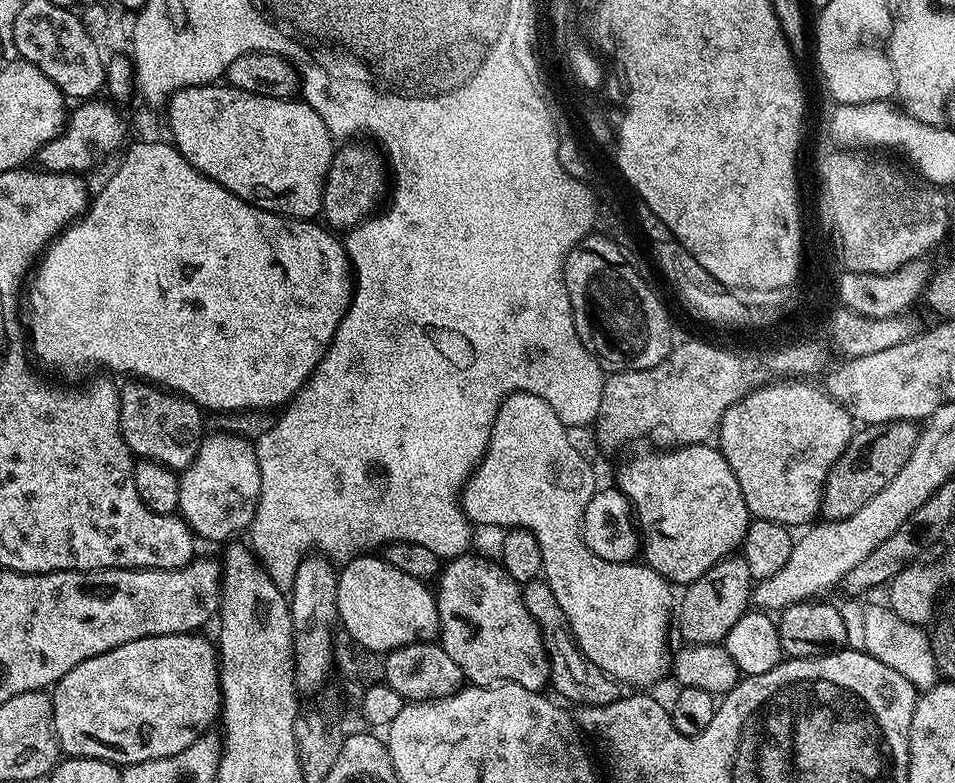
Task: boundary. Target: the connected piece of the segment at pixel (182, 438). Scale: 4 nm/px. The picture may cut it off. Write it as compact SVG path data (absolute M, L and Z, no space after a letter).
M135 378L129 379L127 383L128 385L120 388L120 436L131 450L133 457L140 460L152 460L155 464L162 465L163 468L173 470L188 468L190 462L194 462L200 441L206 435L205 413L191 400L179 394L173 394L157 385Z

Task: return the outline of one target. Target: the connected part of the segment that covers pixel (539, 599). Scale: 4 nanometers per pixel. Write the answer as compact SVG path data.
M542 578L531 580L528 584L523 585L522 591L526 610L530 610L530 618L534 618L534 622L538 622L538 630L542 634L542 642L550 662L548 678L551 691L561 701L569 700L572 706L586 708L606 706L610 702L621 699L621 685L611 676L606 675L597 664L590 662L590 658L586 658L582 654L582 650L577 646L576 639L572 637L572 630L566 622L566 614L562 614L562 606L558 606L558 598L554 598L554 590L550 590L547 582Z

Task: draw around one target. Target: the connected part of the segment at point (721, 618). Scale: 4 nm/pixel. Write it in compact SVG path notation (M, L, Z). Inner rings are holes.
M743 555L725 556L714 566L710 566L710 570L706 570L706 574L702 574L693 584L687 585L683 589L684 597L681 600L679 597L678 608L680 604L680 616L678 612L678 624L680 620L681 641L689 644L721 643L726 638L726 634L730 634L730 629L734 627L734 622L738 622L738 618L742 618L742 614L749 611L753 587L754 581Z

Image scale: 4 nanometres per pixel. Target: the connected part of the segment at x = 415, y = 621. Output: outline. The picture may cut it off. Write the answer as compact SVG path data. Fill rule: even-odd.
M360 554L339 569L338 624L368 651L387 654L407 644L426 644L440 634L433 589L376 554Z

